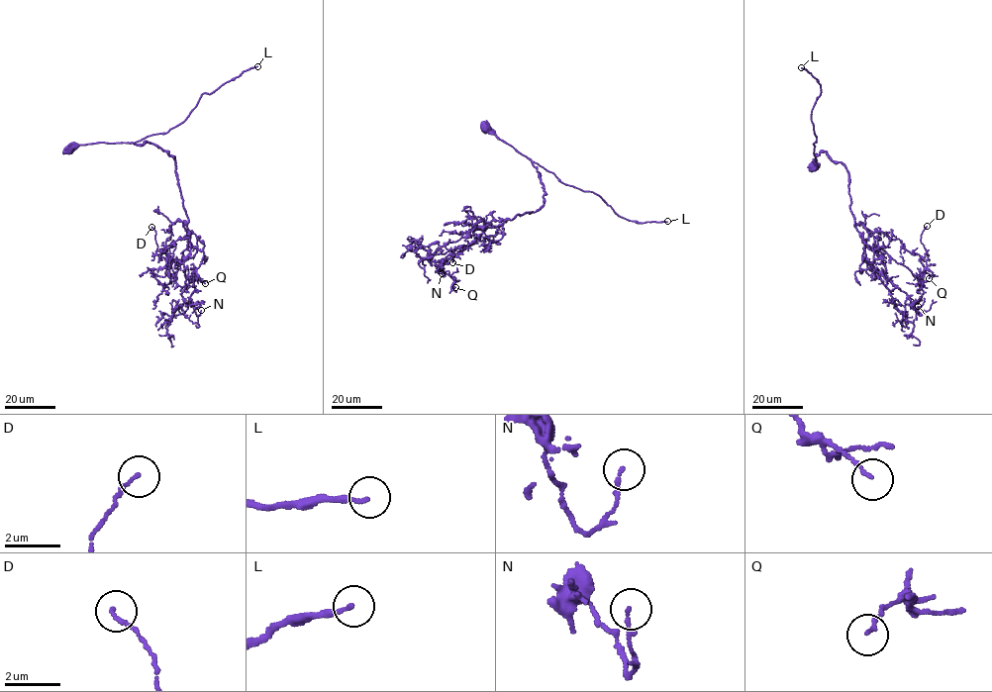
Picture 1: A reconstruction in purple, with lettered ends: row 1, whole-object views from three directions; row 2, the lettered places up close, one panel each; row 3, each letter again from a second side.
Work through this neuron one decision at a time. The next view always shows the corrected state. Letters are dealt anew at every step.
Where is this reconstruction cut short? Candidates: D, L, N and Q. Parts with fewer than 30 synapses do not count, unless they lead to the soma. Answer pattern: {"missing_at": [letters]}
{"missing_at": ["L"]}

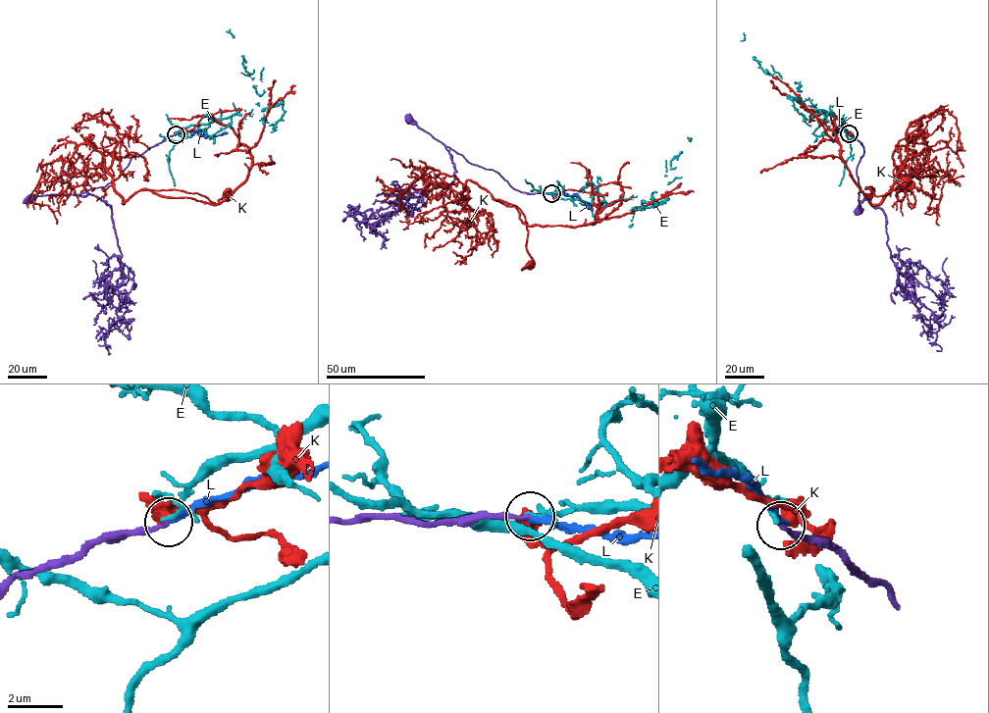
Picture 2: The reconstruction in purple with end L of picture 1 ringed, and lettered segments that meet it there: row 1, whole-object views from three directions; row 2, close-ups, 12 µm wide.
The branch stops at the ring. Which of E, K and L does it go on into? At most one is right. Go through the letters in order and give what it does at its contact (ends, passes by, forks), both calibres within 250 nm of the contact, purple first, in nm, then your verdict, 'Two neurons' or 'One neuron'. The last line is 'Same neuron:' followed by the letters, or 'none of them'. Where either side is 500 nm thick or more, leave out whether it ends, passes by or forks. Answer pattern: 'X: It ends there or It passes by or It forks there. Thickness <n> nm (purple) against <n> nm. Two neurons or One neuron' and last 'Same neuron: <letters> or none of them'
E: It passes by. Thickness 190 nm (purple) against 90 nm. Two neurons
K: It passes by. Thickness 200 nm (purple) against 400 nm. Two neurons
L: It ends there. Thickness 190 nm (purple) against 200 nm. One neuron
Same neuron: L

